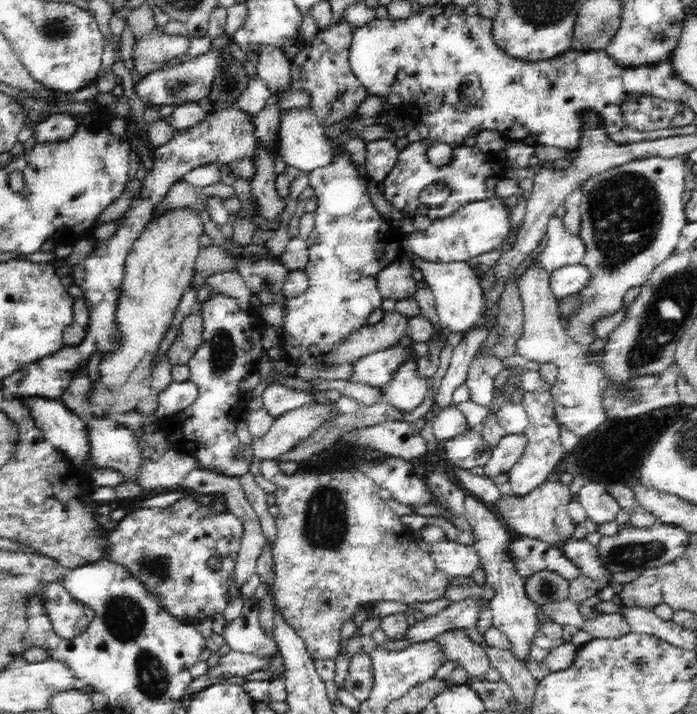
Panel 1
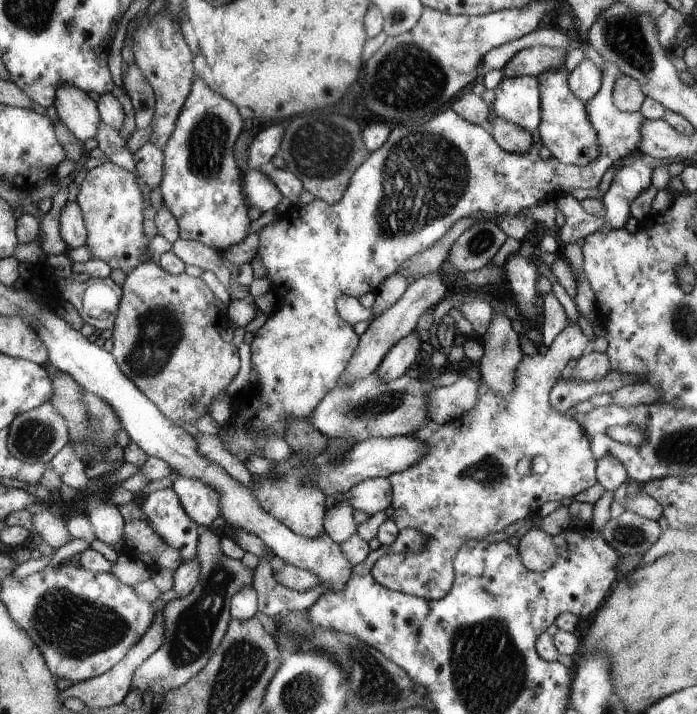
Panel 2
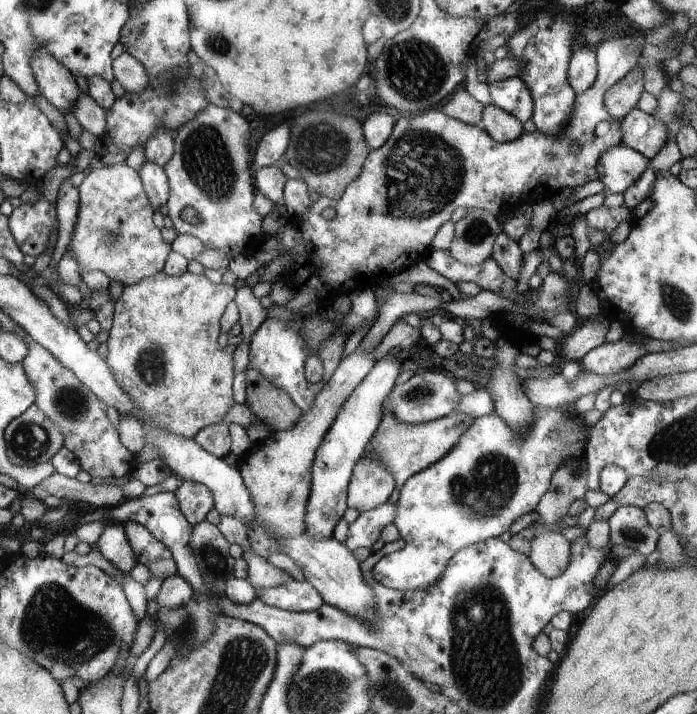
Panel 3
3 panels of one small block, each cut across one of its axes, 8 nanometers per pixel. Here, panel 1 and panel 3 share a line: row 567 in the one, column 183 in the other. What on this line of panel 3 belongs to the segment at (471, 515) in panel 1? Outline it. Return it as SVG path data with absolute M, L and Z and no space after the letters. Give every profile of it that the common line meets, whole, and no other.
M185 480L174 492L178 508L192 526L206 520L207 514L215 508L215 498L212 490L204 483Z

